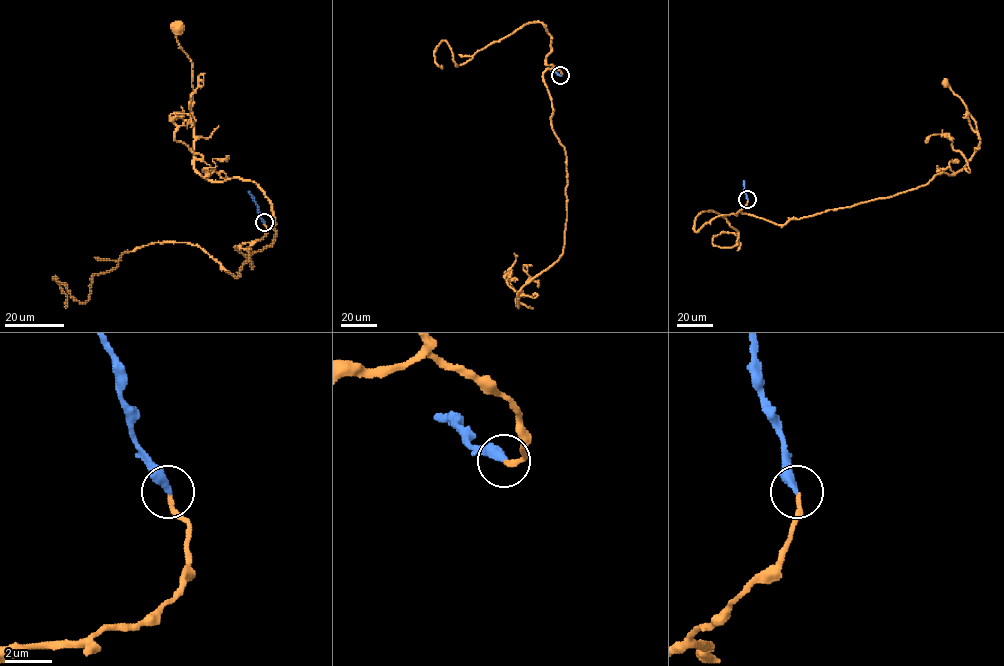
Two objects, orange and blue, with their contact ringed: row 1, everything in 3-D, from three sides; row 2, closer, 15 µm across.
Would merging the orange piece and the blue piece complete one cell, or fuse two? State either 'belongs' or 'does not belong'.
belongs

